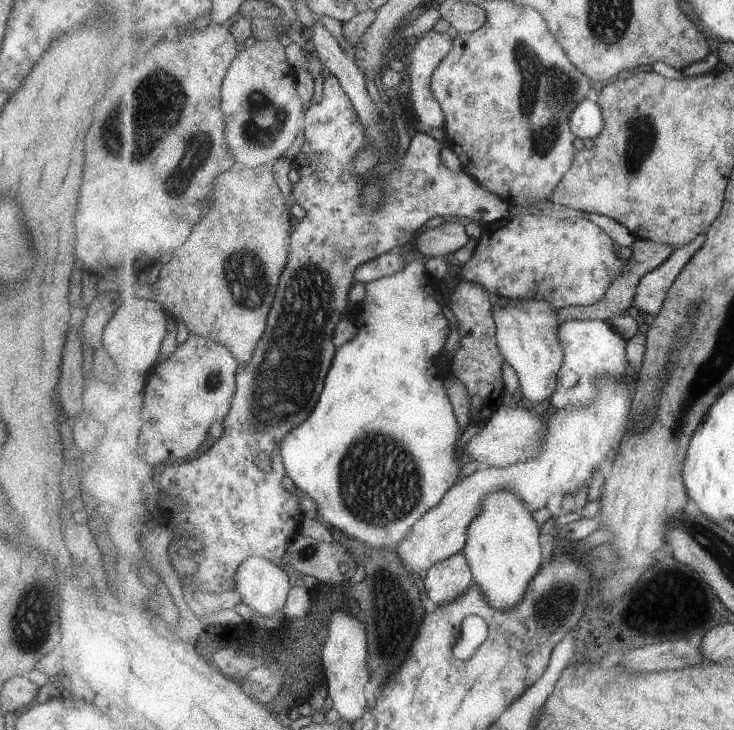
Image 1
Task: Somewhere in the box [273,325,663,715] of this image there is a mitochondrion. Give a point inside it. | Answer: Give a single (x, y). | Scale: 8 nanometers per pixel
(380, 483)

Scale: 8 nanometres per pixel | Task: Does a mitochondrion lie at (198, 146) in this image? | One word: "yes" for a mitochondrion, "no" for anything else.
yes

